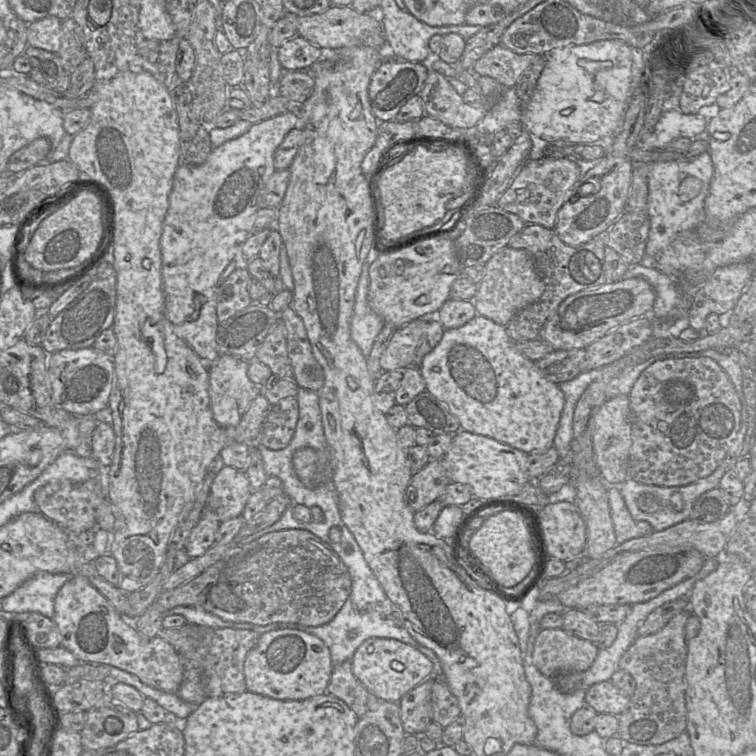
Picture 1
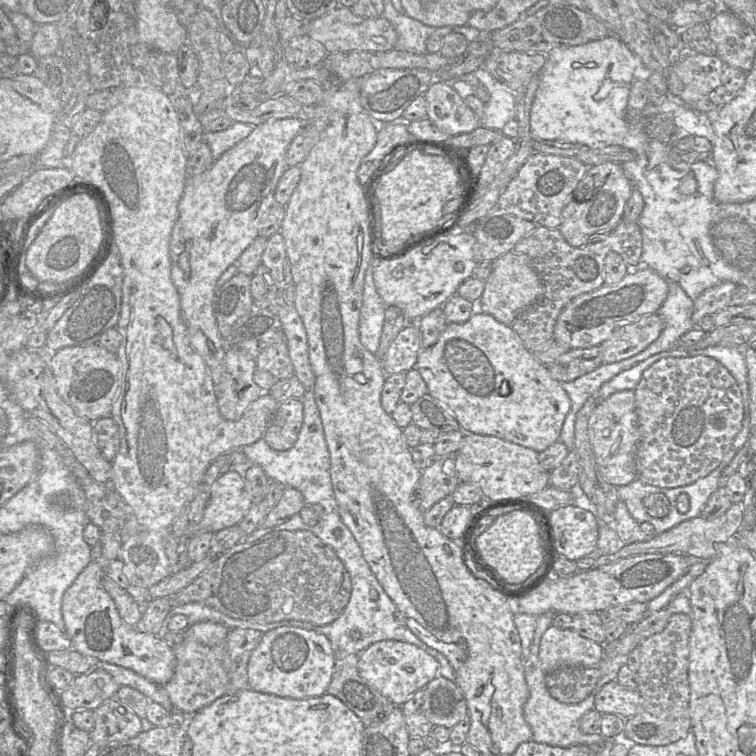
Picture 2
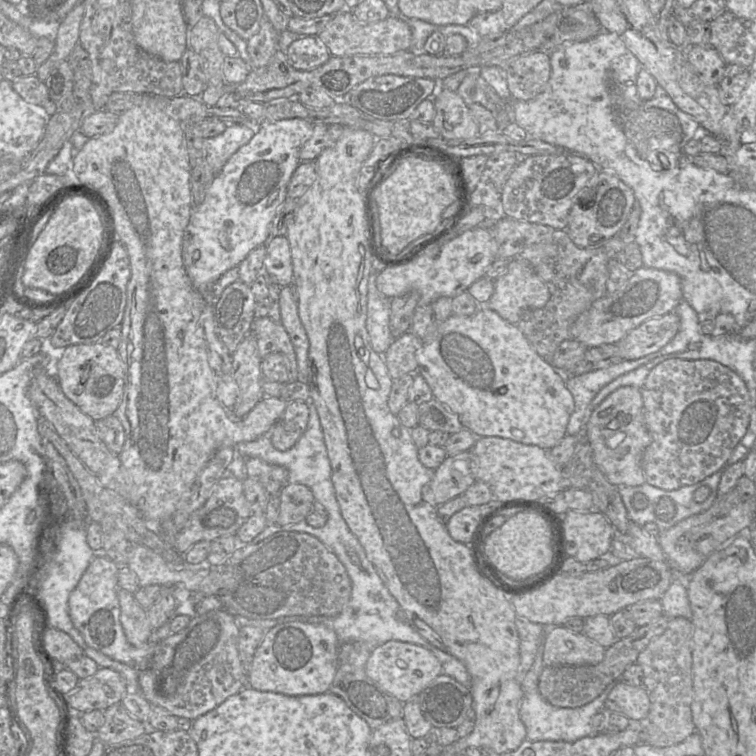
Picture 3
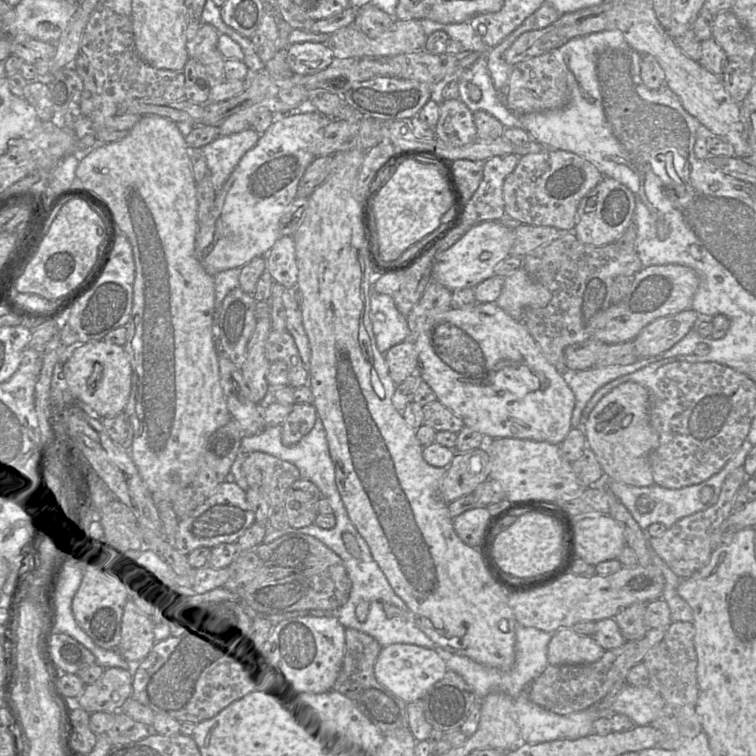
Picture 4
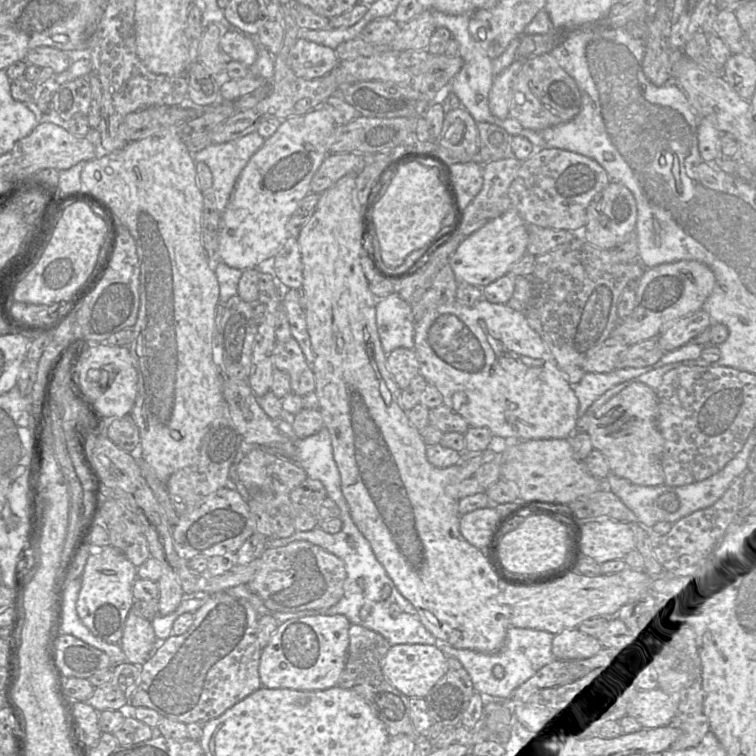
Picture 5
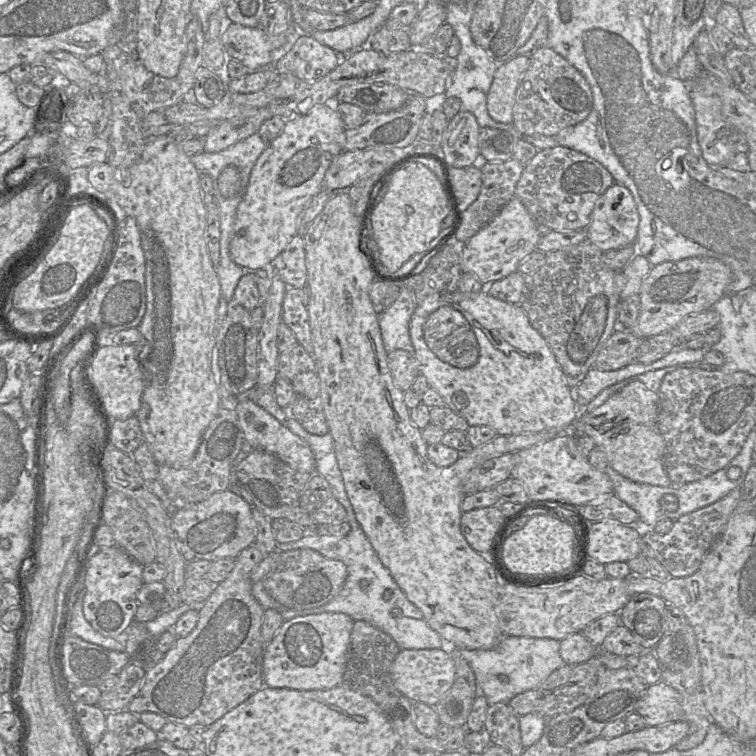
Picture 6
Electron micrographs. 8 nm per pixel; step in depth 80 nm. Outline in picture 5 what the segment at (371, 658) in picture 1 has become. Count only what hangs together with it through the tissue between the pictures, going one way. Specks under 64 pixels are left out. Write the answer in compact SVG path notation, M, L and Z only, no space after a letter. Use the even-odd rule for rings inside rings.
M392 645L382 660L382 672L386 680L409 699L425 699L431 689L447 671L448 657L437 647L431 645Z

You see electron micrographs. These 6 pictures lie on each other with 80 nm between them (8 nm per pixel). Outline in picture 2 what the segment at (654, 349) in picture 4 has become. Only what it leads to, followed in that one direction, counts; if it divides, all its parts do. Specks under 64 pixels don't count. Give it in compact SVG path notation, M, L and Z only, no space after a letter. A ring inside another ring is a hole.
M656 313L622 323L600 344L603 364L618 362L644 351L659 338L663 328L664 323Z

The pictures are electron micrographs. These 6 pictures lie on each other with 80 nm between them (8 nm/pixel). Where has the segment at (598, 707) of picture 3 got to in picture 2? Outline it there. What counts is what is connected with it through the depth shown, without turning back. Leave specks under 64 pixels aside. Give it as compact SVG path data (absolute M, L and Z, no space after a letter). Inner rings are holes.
M548 611L536 617L534 637L530 646L530 653L524 661L524 677L529 689L528 699L523 707L524 718L532 730L531 740L537 743L556 747L570 747L573 745L587 745L593 748L602 748L606 739L601 733L585 734L580 729L580 719L588 711L594 709L595 696L606 683L616 680L619 669L627 663L627 655L617 655L615 658L606 658L603 649L602 659L597 663L602 669L602 677L595 689L577 704L565 704L554 699L548 692L545 678L546 672L542 669L538 653L540 641L545 631L552 626L552 619L557 613Z

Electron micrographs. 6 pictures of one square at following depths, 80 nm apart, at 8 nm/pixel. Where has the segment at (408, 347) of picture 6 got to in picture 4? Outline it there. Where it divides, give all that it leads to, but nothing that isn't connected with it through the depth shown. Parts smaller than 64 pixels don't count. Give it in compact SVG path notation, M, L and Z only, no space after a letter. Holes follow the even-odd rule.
M371 287L370 320L380 353L386 353L392 346L411 339L407 319L396 308L391 295L379 294Z

